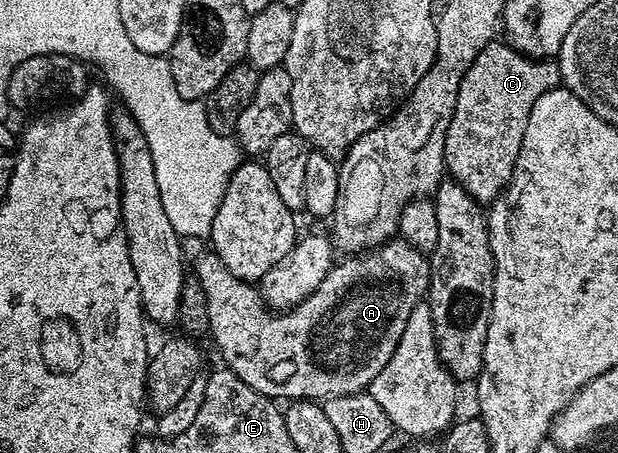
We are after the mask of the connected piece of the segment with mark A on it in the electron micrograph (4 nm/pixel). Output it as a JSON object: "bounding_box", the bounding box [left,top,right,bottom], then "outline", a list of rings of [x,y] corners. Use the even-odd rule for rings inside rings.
{"bounding_box":[193,238,431,402],"outline":[[[392,238],[377,248],[370,248],[368,252],[351,254],[340,259],[343,261],[340,264],[338,261],[329,270],[325,282],[321,282],[321,286],[317,286],[317,290],[313,294],[309,294],[309,298],[302,300],[296,308],[289,308],[276,314],[268,309],[262,291],[254,283],[237,278],[237,274],[233,274],[229,270],[229,266],[225,266],[225,262],[221,262],[221,258],[214,250],[206,251],[196,258],[193,274],[201,282],[201,288],[205,290],[205,302],[209,314],[209,336],[215,339],[215,344],[219,347],[224,362],[227,363],[224,364],[226,371],[237,374],[237,378],[241,378],[241,382],[245,382],[245,386],[253,386],[253,390],[257,390],[263,396],[270,396],[276,402],[290,402],[292,400],[326,402],[338,396],[348,396],[349,394],[368,391],[373,378],[377,378],[377,374],[381,374],[381,370],[385,370],[385,366],[393,358],[393,354],[401,342],[401,334],[405,334],[409,314],[413,314],[415,307],[424,303],[427,287],[431,285],[431,265],[428,257],[413,246],[409,246],[402,238]]]}

